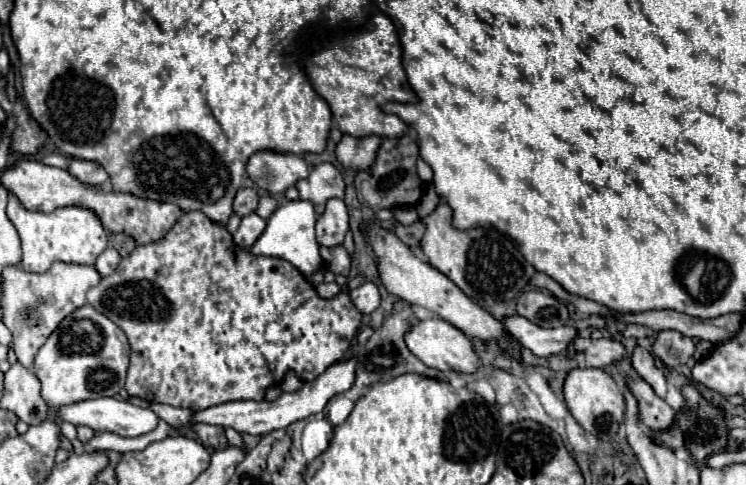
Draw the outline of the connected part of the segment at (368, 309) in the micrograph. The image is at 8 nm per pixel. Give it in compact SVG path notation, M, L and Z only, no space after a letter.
M362 283L362 285L358 285L356 289L350 289L348 291L348 297L350 297L350 301L354 303L354 307L360 311L360 313L364 313L364 315L368 315L368 313L372 313L378 305L380 305L380 293L378 293L378 287L374 285L374 283Z

